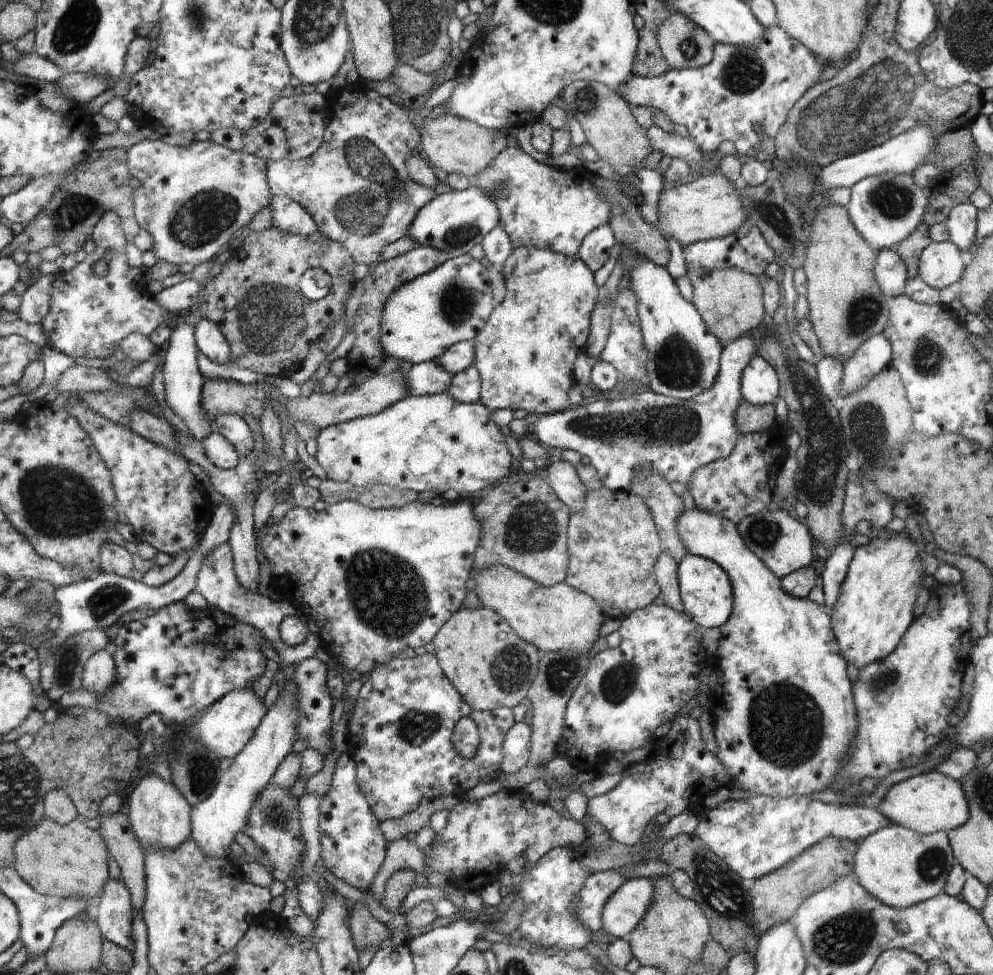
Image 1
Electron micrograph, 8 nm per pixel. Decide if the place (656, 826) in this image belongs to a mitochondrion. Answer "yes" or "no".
no

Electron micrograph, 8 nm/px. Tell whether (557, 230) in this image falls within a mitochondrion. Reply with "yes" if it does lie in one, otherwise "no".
no

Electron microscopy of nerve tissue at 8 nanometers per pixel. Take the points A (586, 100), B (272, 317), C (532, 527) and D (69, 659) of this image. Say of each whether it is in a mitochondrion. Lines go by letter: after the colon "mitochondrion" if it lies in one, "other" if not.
A: mitochondrion
B: mitochondrion
C: mitochondrion
D: mitochondrion

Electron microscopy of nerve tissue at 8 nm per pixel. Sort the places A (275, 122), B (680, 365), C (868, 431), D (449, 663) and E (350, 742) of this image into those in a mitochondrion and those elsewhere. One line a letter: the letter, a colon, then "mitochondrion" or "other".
A: other
B: mitochondrion
C: mitochondrion
D: other
E: other

